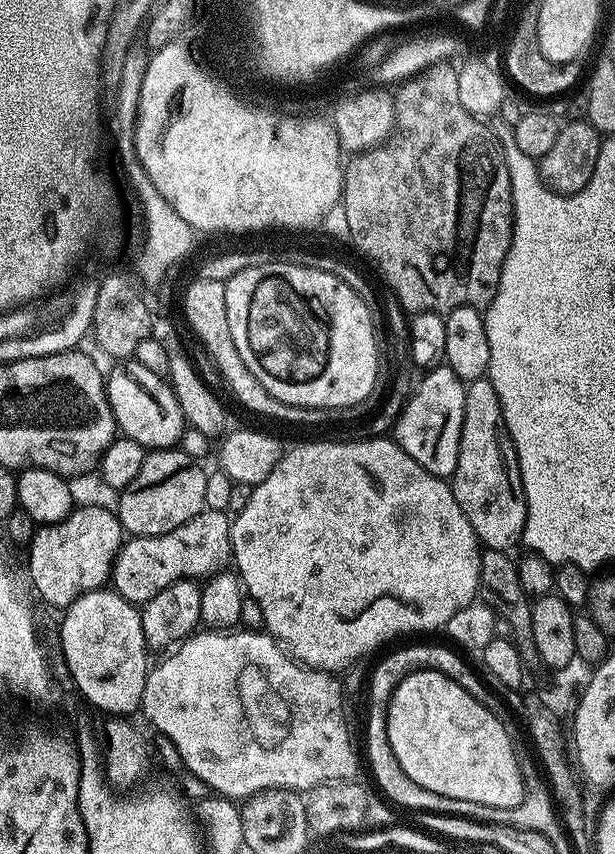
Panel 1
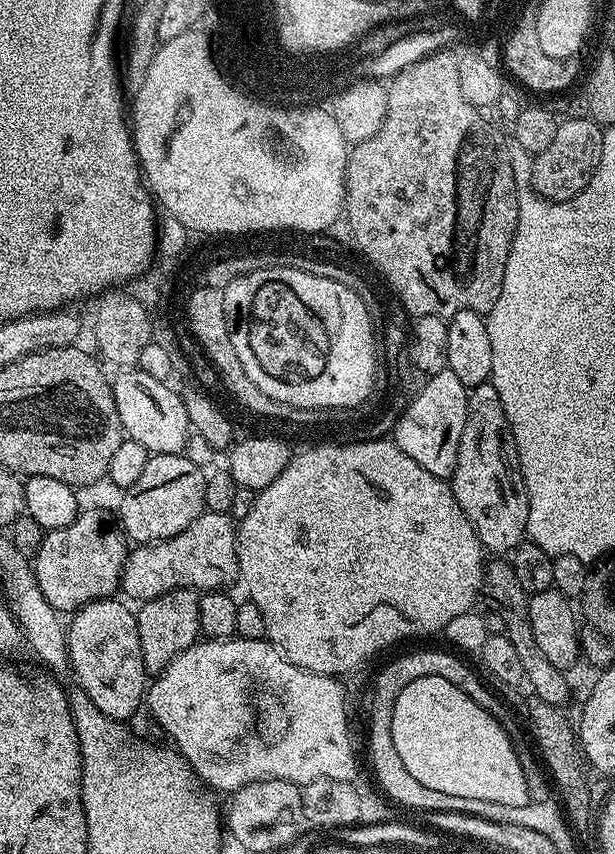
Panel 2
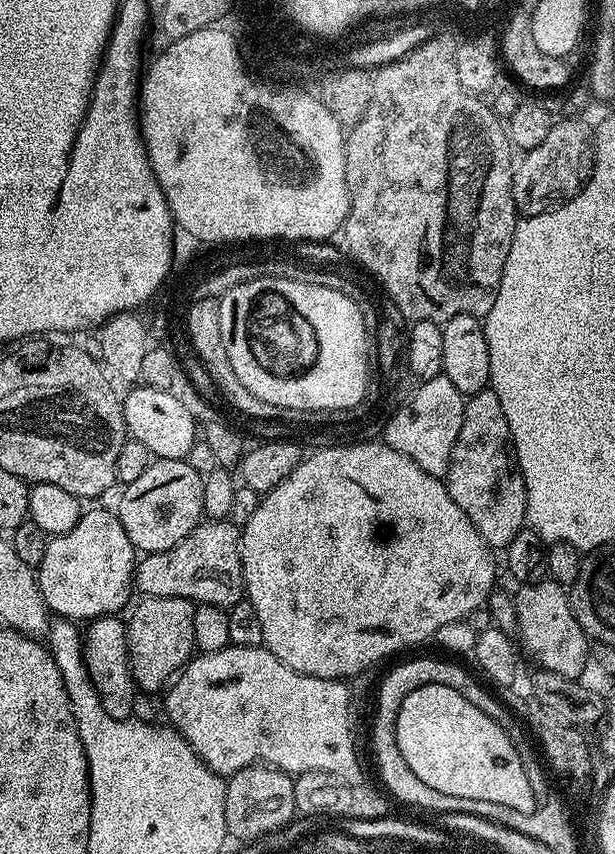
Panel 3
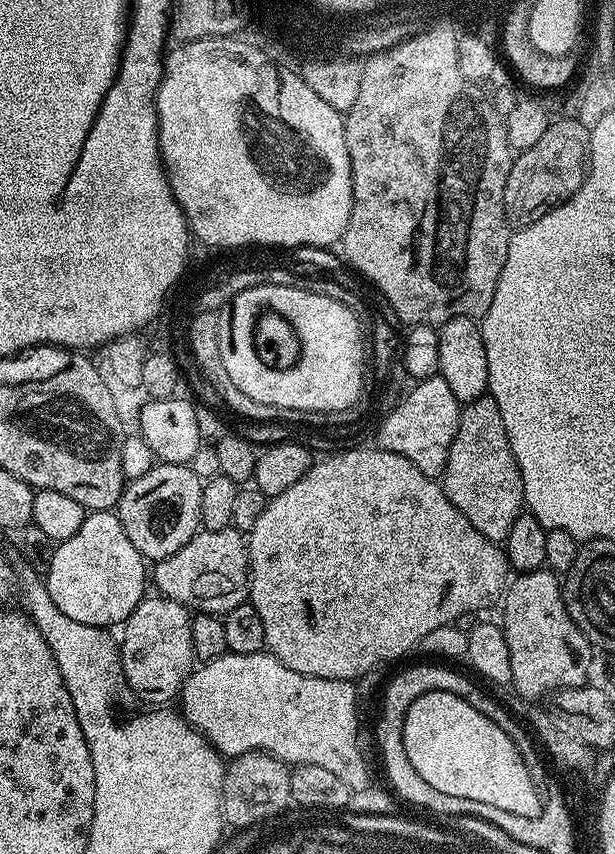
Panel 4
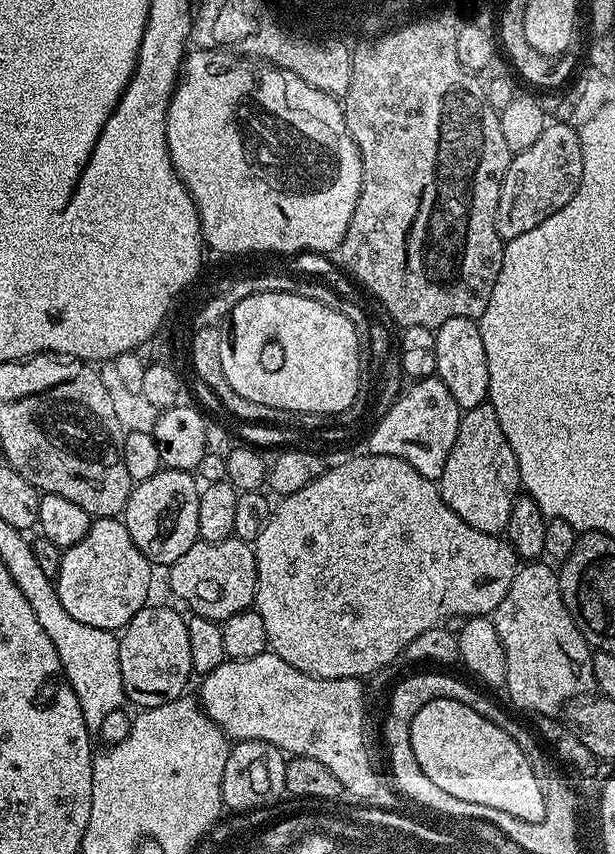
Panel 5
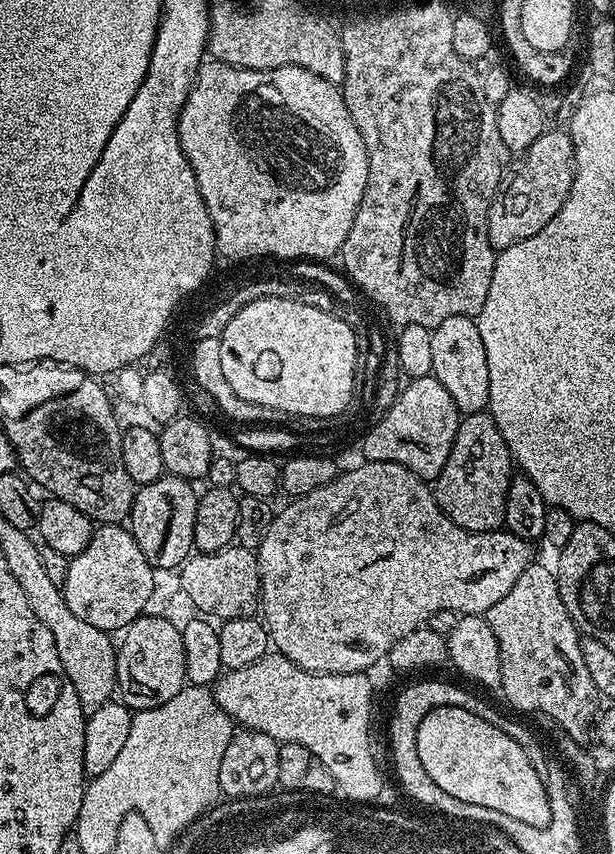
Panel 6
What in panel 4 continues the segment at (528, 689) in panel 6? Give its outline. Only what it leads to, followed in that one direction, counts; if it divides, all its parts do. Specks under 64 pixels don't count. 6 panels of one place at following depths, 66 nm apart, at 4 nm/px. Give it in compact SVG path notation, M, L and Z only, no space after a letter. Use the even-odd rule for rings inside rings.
M547 567L537 572L521 572L507 585L503 593L504 620L502 627L506 646L510 646L510 670L512 671L511 687L516 688L520 696L528 700L536 700L547 697L557 688L583 688L589 683L588 671L592 668L592 652L594 645L582 634L582 630L572 619L566 610L564 601L564 589L561 577L548 572Z

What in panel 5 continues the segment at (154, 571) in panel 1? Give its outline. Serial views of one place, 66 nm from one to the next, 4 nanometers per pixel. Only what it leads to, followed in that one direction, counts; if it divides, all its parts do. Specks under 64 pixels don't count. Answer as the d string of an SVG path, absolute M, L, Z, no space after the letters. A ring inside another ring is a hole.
M229 538L222 542L200 540L168 569L168 584L197 616L223 622L239 612L247 612L256 599L256 553L247 540Z

